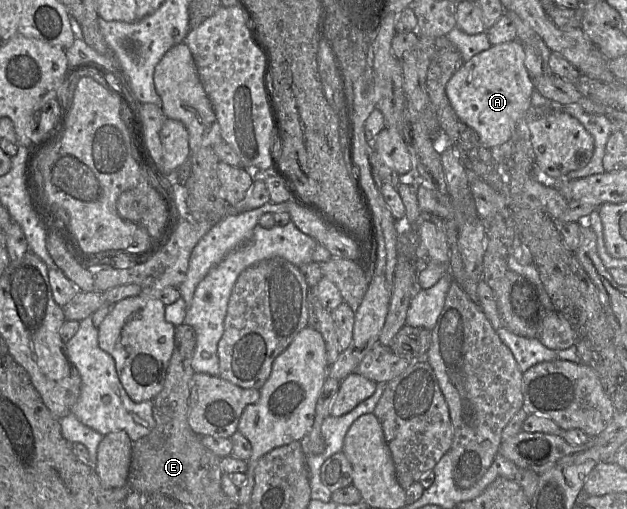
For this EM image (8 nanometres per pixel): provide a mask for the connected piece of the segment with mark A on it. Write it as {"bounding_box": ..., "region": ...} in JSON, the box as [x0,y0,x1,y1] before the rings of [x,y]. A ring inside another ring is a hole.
{"bounding_box":[445,40,535,149],"region":[[[518,40],[491,45],[489,49],[464,62],[445,87],[448,101],[457,117],[477,133],[479,143],[483,147],[491,149],[508,142],[515,136],[516,129],[529,120],[532,114],[531,95],[535,89],[524,61],[523,44]]]}

